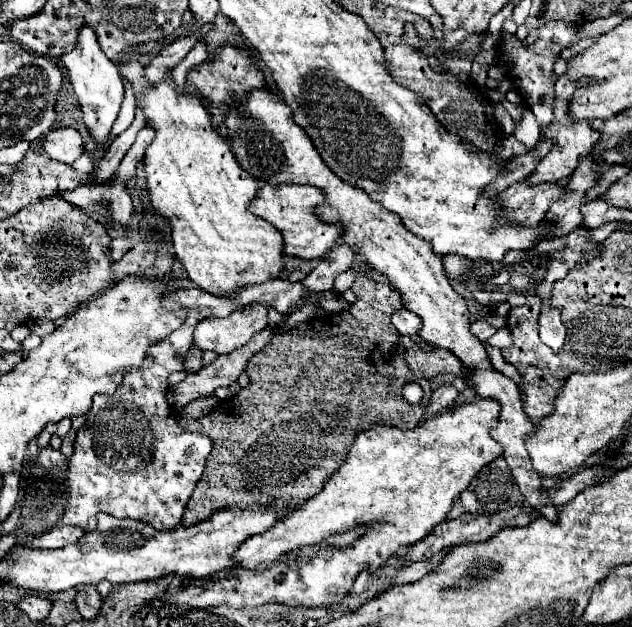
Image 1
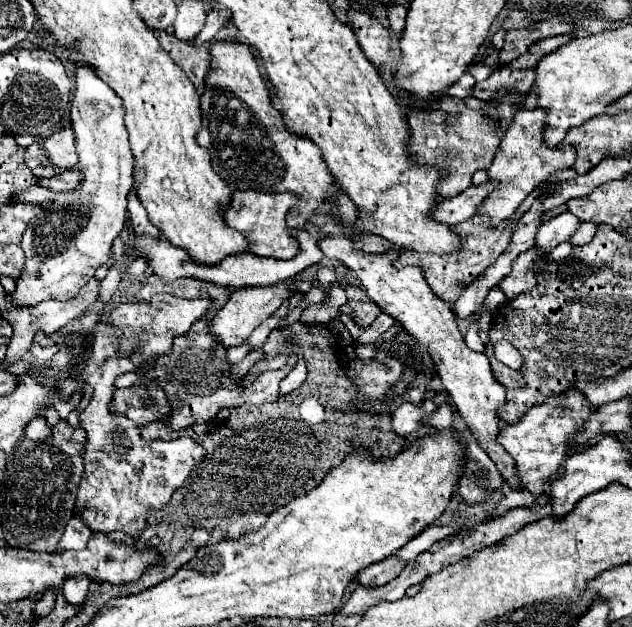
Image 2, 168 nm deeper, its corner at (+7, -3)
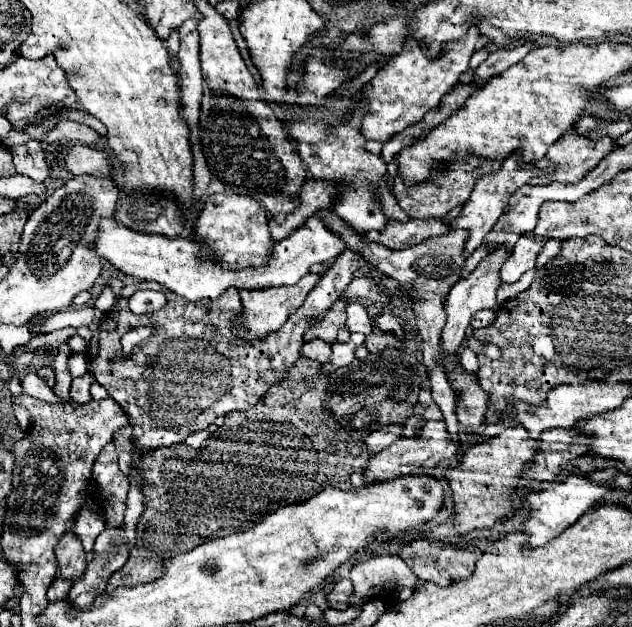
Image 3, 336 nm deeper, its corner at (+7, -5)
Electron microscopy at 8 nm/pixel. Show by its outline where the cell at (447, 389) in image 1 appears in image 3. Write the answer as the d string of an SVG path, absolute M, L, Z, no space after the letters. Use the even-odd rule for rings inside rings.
M390 423L390 425L384 425L384 429L376 429L372 431L368 437L366 437L366 447L372 451L372 453L378 453L380 449L386 449L390 443L394 443L400 435L402 435L402 429L404 429L404 423Z

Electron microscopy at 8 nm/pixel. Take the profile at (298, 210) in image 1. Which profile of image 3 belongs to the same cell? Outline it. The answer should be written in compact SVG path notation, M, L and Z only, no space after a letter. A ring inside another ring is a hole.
M216 193L206 197L202 213L196 223L198 241L212 247L212 251L222 257L230 269L258 269L270 261L274 239L268 227L268 213L252 197Z

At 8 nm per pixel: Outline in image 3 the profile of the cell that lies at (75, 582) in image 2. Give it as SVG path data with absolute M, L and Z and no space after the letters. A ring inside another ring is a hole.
M72 527L68 529L68 533L64 533L64 537L60 537L60 543L56 545L56 559L58 559L58 573L64 579L80 579L86 571L86 553L78 541L78 537L74 535Z

